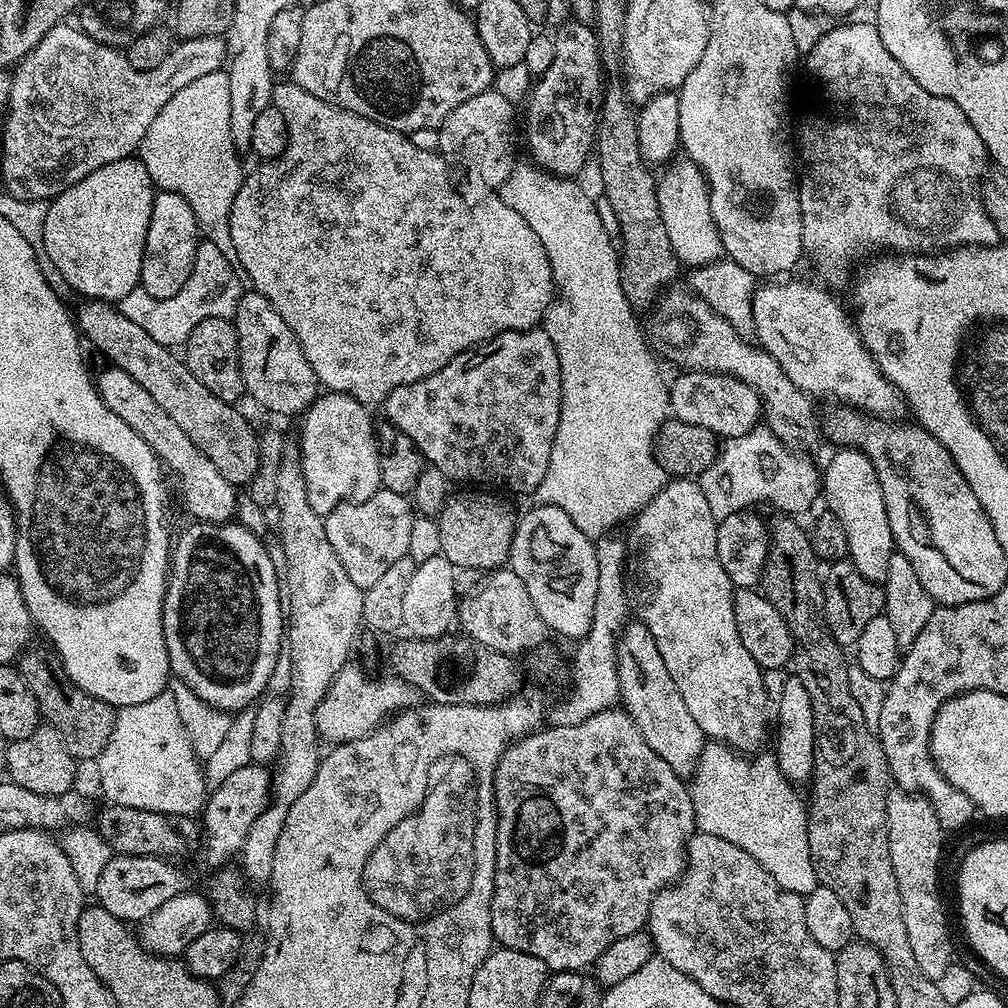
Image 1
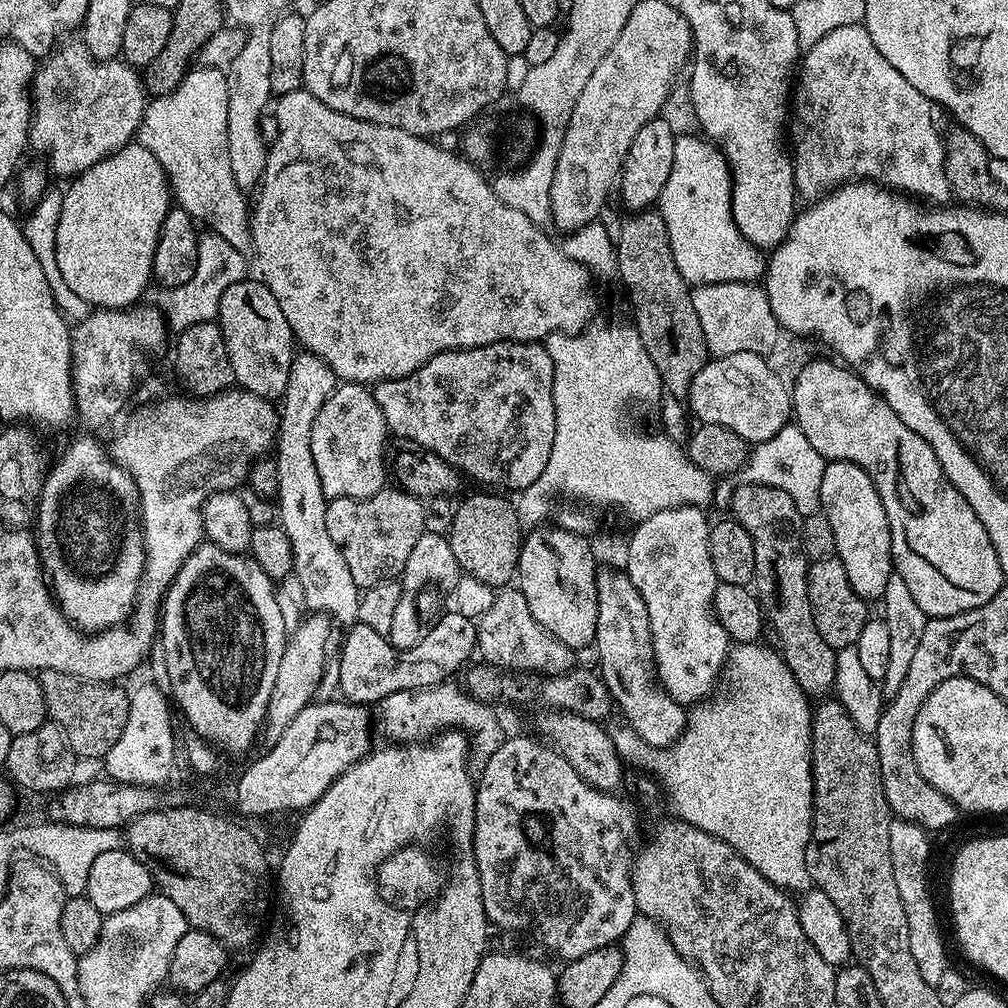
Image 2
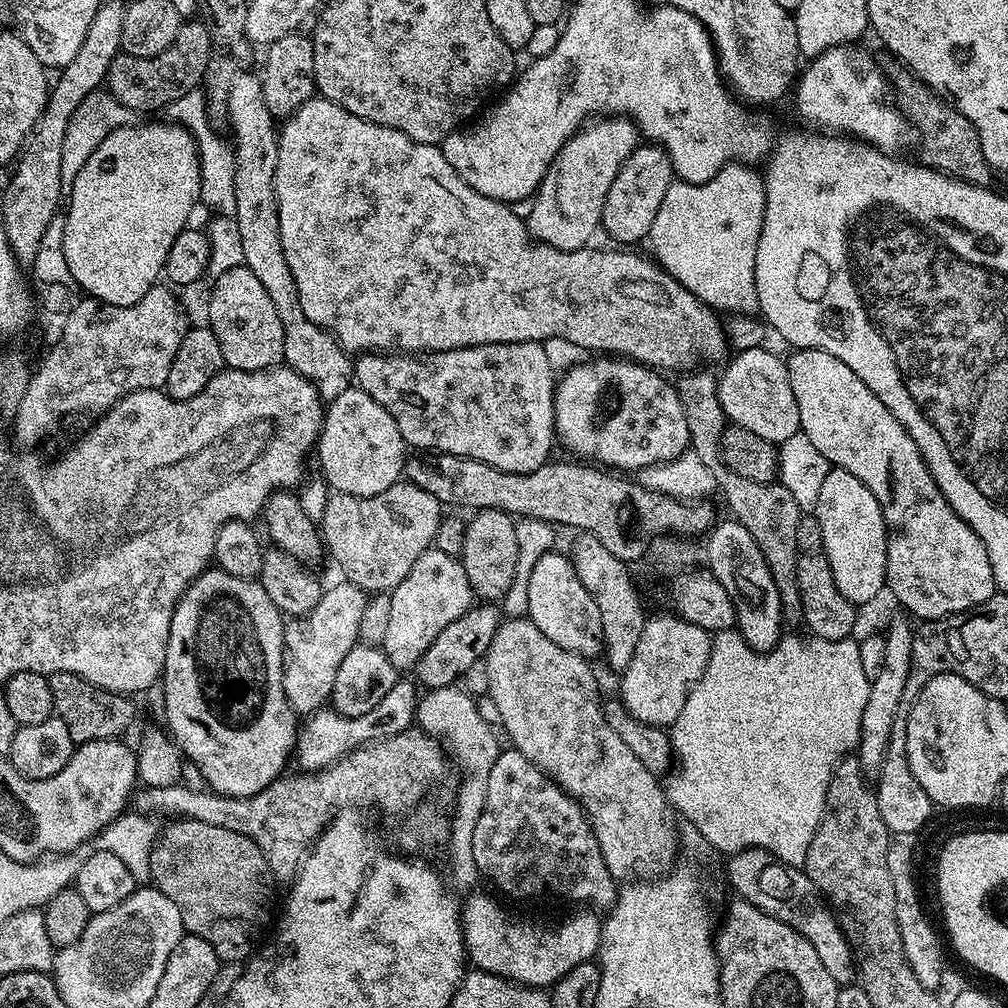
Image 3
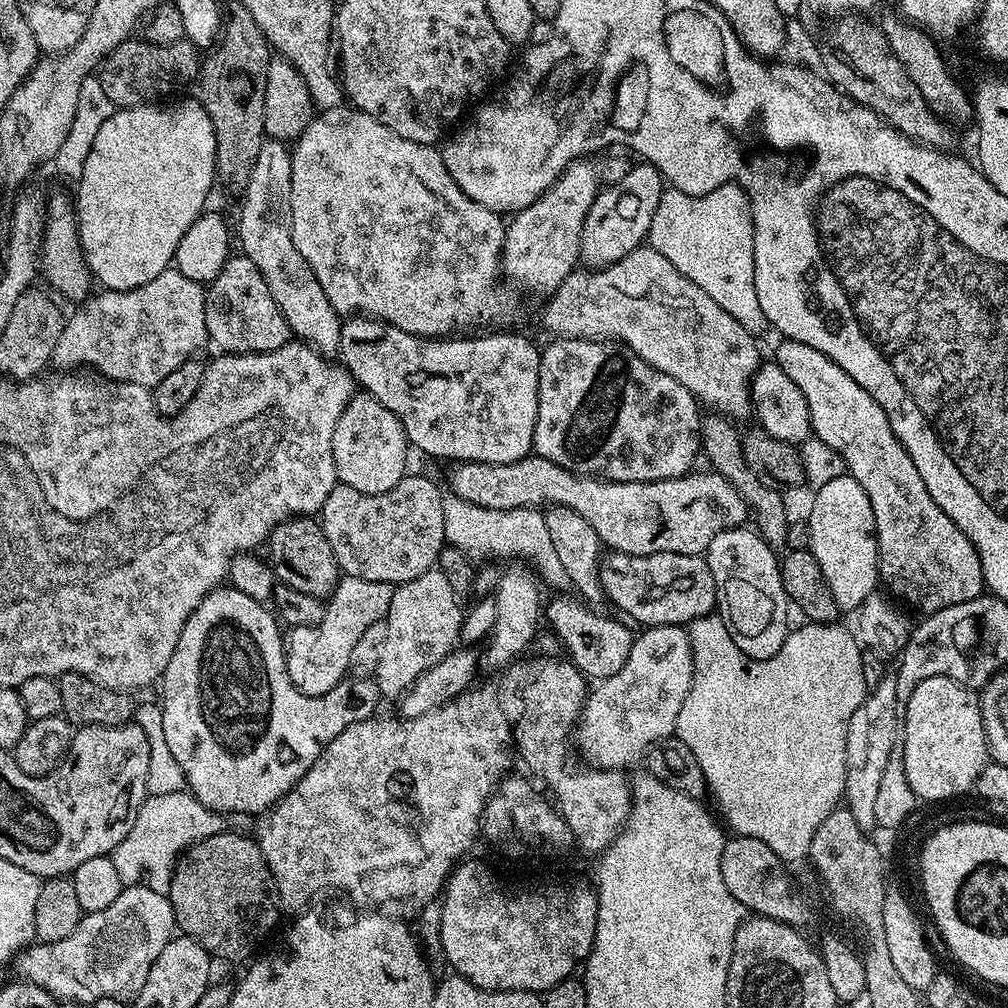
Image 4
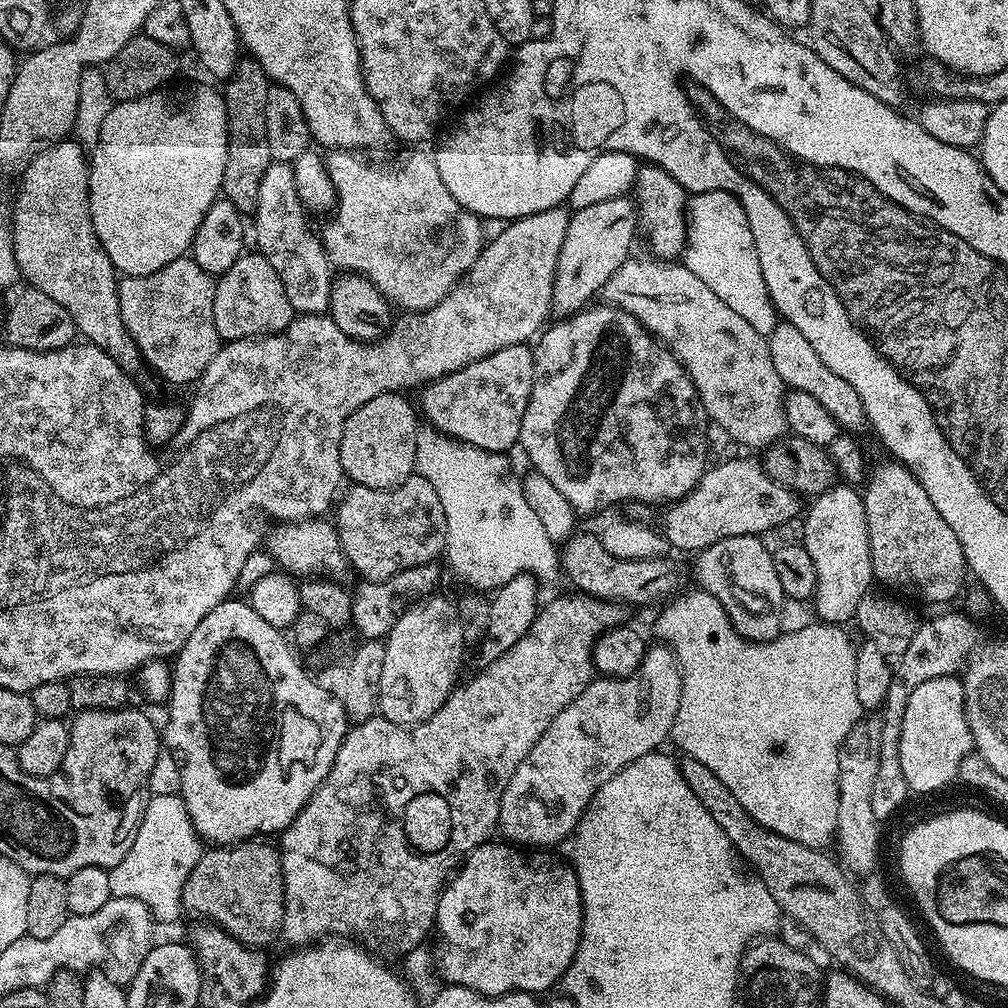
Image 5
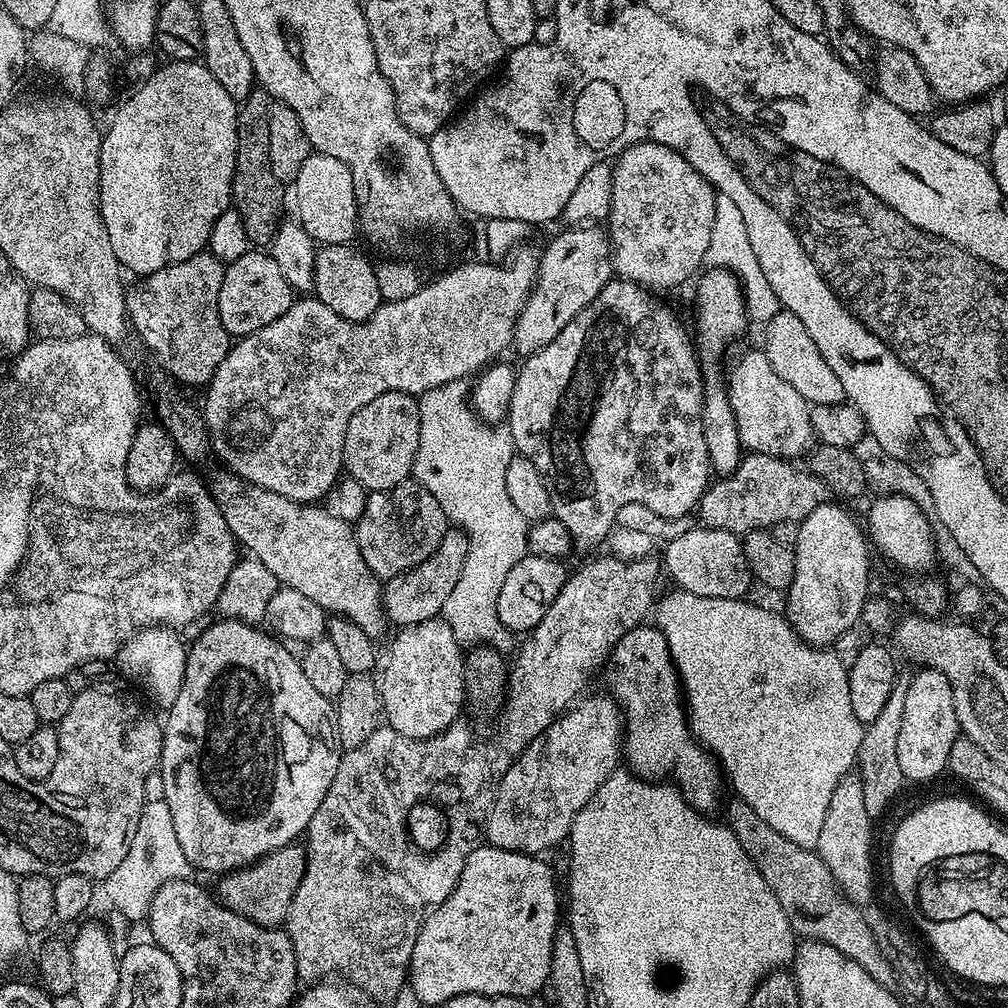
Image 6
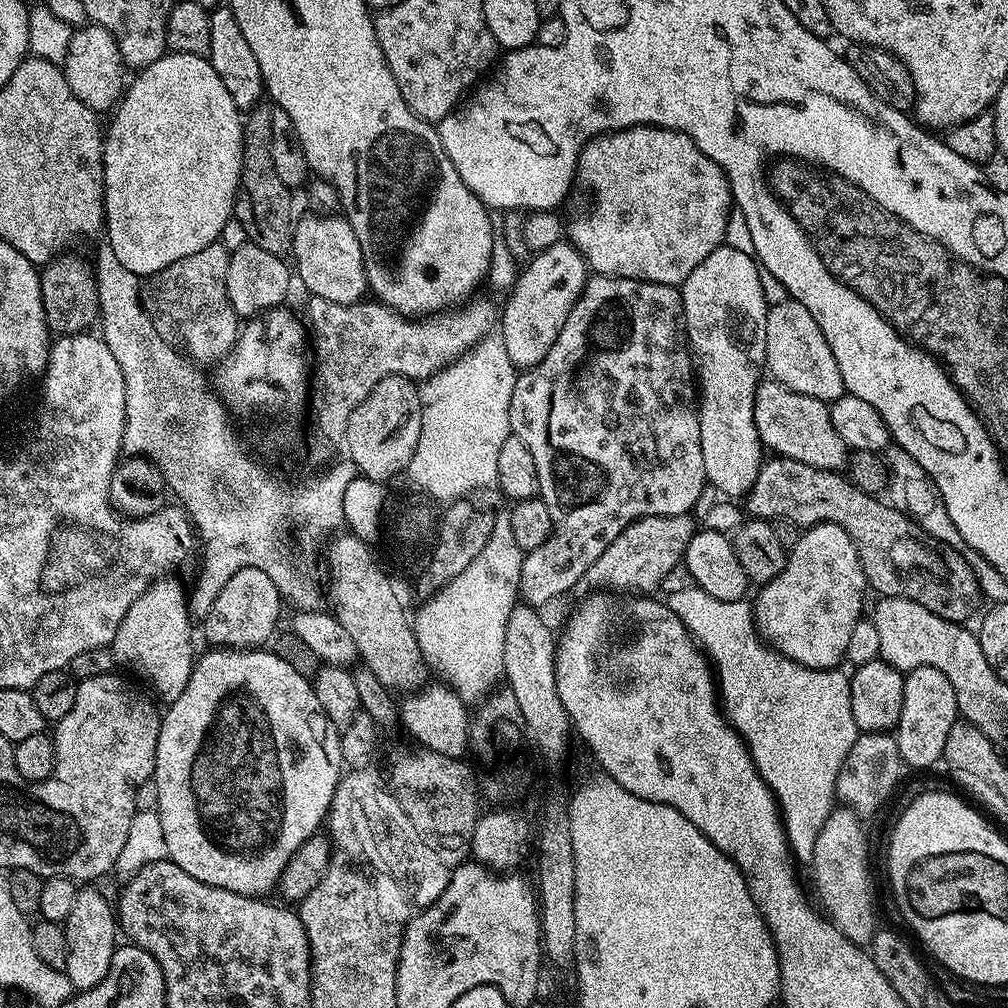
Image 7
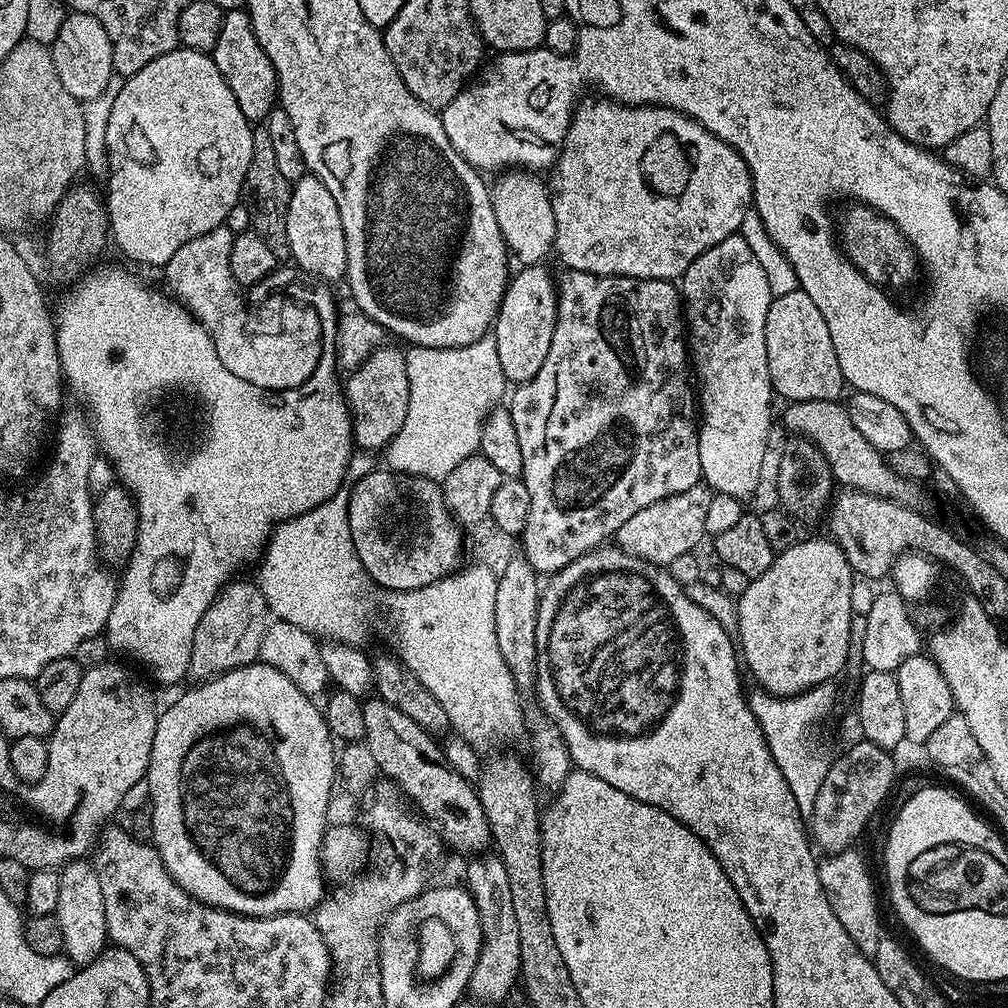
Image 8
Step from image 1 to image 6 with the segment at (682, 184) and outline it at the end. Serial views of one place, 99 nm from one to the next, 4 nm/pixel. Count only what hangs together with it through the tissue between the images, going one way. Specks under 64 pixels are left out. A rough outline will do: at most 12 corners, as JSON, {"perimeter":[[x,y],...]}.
{"perimeter":[[717,195],[704,264],[740,280],[749,321],[782,311],[750,247],[746,221]]}

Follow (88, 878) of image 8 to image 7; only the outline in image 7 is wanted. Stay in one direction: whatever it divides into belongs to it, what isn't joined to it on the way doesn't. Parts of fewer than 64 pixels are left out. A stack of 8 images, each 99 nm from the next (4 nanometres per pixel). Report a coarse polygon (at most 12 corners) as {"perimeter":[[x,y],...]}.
{"perimeter":[[84,886],[62,921],[65,976],[98,986],[118,947],[118,916]]}

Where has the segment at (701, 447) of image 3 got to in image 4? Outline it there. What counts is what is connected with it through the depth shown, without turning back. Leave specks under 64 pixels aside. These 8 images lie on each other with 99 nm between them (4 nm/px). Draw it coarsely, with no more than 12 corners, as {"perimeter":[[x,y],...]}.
{"perimeter":[[705,415],[703,459],[742,494],[754,528],[774,550],[788,542],[781,489],[746,466],[729,417]]}

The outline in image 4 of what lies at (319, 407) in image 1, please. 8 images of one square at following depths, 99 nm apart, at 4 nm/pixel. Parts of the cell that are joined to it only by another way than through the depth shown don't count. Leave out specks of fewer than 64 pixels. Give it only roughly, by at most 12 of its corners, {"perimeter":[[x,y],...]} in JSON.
{"perimeter":[[353,395],[334,426],[337,481],[382,494],[409,471],[408,435]]}

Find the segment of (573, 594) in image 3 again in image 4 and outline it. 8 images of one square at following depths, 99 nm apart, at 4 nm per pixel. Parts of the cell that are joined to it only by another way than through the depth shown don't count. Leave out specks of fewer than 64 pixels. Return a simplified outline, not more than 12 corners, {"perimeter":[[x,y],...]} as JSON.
{"perimeter":[[579,599],[546,604],[567,659],[585,674],[622,670],[634,632]]}

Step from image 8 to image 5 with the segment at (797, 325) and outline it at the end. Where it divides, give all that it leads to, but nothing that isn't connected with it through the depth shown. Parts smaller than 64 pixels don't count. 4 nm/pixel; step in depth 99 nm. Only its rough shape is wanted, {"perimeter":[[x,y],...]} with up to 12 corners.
{"perimeter":[[795,326],[767,338],[785,386],[816,398],[841,429],[865,427],[854,386]]}

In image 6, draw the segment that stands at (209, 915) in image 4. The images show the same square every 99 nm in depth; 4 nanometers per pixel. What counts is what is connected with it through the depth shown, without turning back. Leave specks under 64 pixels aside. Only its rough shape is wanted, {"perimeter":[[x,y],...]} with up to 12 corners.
{"perimeter":[[293,842],[223,873],[220,903],[276,928],[307,865]]}

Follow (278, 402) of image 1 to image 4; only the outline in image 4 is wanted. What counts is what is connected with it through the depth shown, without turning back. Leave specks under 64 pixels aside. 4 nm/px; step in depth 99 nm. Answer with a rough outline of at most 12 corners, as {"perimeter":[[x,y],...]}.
{"perimeter":[[243,254],[206,288],[208,339],[224,354],[288,343],[266,278]]}

